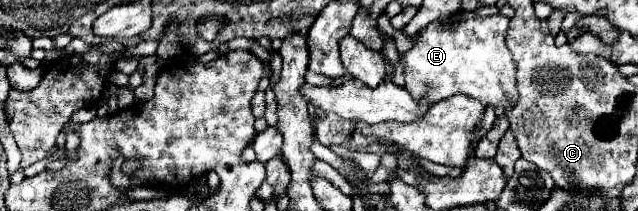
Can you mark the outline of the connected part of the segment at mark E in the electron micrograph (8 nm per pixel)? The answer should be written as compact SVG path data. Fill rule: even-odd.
M474 16L454 22L432 22L412 40L414 46L398 56L396 64L404 66L404 88L414 96L424 94L432 102L440 102L442 96L466 94L478 98L482 104L492 104L496 116L518 100L516 92L516 64L512 52L508 52L505 35L508 18L498 16Z

